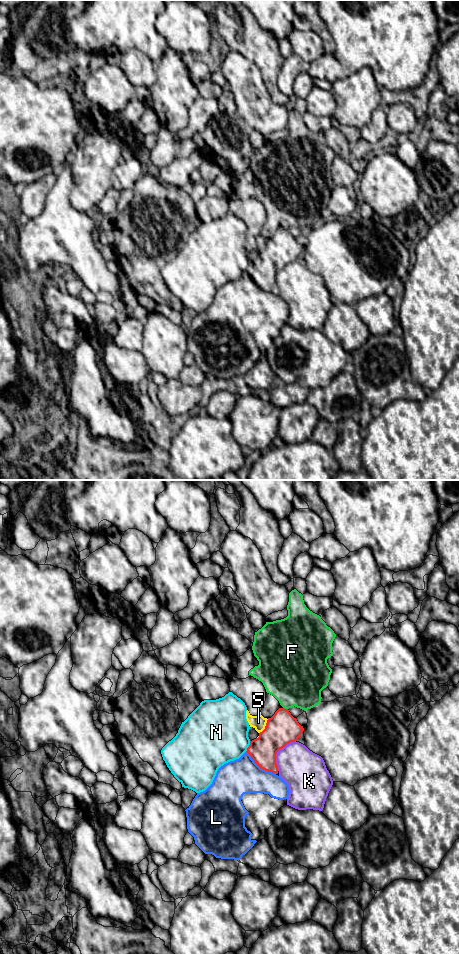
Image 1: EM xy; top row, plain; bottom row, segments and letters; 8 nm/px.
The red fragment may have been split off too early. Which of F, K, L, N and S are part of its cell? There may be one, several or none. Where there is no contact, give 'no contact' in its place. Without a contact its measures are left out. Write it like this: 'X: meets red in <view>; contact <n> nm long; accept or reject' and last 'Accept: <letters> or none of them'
F: meets red in xy; contact 40 nm long; reject
K: meets red in xy; contact 280 nm long; reject
L: meets red in xy; contact 300 nm long; reject
N: meets red in xy; contact 100 nm long; reject
S: meets red in xy; contact 140 nm long; reject
Accept: none of them

